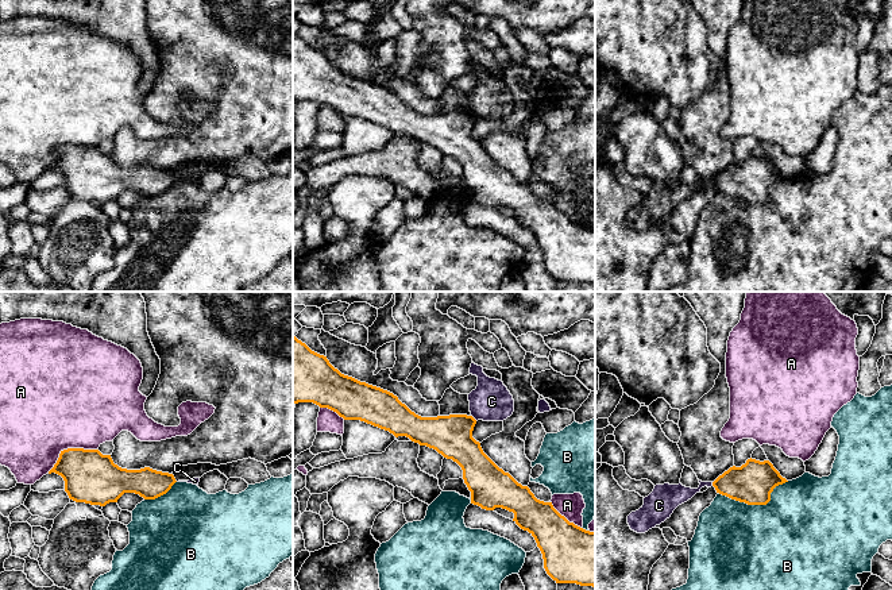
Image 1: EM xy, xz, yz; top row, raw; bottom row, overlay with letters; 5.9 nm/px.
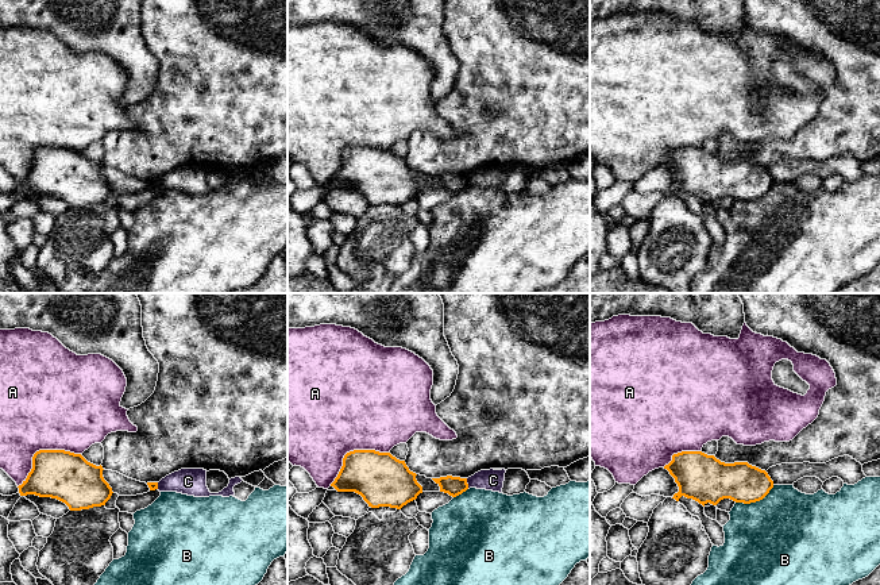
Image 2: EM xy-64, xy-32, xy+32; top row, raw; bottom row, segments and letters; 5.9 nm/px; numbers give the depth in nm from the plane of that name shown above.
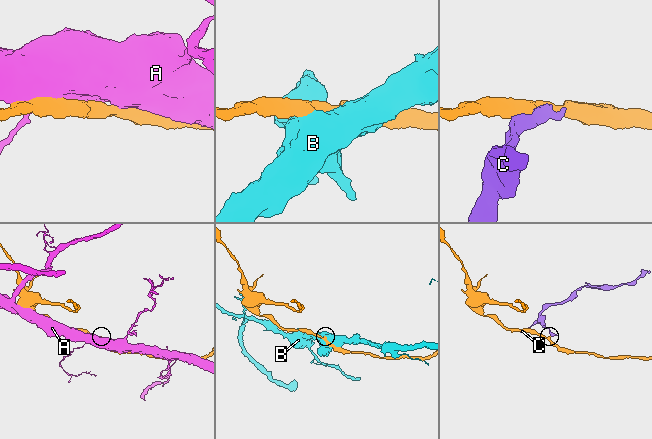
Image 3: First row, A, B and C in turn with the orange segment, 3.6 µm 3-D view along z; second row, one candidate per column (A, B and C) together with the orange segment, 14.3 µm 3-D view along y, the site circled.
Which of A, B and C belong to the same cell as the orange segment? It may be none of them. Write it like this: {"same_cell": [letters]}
{"same_cell": []}

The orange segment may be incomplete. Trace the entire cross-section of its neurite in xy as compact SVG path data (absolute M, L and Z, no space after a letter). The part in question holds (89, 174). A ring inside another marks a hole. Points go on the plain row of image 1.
M67 146L49 171L55 170L65 178L65 189L76 200L105 204L117 200L124 190L135 190L144 197L166 192L177 180L173 171L144 165L121 166L111 153L99 147Z

